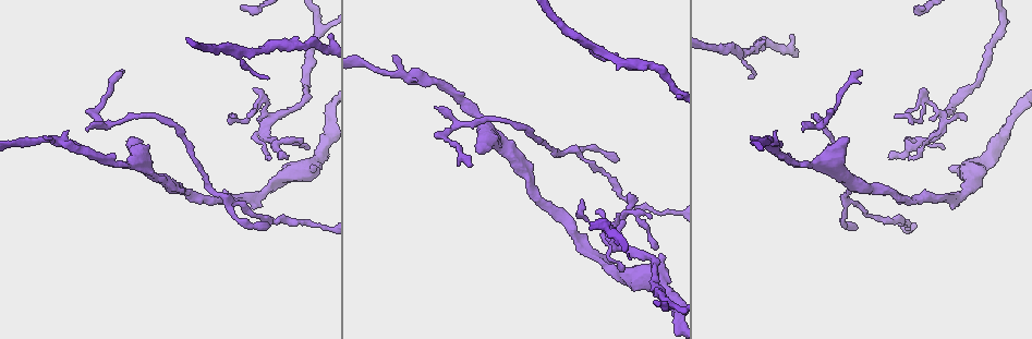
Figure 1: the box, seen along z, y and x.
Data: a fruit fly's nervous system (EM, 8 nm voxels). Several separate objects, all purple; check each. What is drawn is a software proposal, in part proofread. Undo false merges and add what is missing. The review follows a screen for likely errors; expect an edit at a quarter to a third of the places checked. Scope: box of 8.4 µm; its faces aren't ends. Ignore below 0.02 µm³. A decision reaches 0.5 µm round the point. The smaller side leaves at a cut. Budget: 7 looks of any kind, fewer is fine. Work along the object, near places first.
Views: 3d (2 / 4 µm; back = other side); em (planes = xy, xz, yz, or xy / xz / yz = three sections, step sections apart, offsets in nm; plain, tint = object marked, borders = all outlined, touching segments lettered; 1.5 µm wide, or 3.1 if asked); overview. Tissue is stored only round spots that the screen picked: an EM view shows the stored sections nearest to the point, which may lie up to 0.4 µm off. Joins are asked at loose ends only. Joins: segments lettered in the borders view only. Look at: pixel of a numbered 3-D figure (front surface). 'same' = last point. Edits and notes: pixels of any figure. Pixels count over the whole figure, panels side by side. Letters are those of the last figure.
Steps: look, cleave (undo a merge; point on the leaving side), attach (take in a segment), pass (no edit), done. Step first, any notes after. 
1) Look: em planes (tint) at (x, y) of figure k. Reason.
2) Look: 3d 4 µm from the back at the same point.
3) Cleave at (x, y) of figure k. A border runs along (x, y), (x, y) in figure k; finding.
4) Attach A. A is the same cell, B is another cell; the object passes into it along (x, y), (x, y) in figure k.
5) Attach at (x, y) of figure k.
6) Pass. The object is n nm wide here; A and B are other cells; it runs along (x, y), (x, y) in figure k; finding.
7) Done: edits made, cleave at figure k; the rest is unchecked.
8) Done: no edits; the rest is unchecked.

Look: 3d 4 µm at (750, 136) of figure 1. Branch stops here.

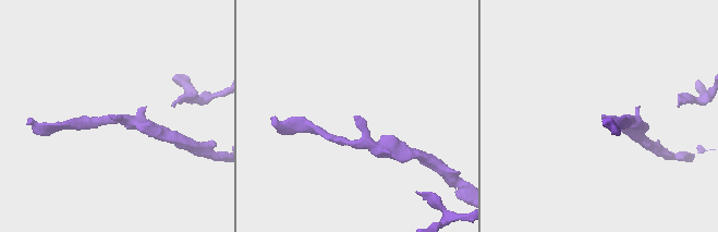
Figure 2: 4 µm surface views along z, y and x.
Look: em planes (plain) at (355, 117) of figure 2.

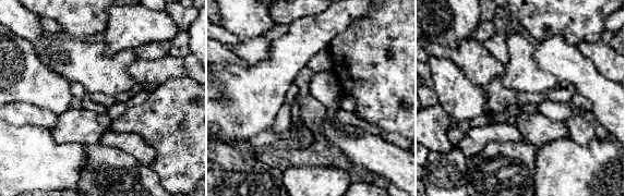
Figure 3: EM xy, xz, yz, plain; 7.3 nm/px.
Look: em planes (borders) at the same point.

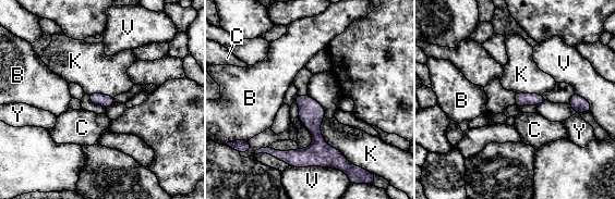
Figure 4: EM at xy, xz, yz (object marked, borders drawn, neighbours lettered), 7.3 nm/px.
Pass. B, C, K, V and Y are other cells; it runs along (299, 98), (316, 134), (303, 164) in figure 4; no lettered segment goes on from it.

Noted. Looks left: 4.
Look: em planes (borders) at (620, 246) of figure 1. Branch point.

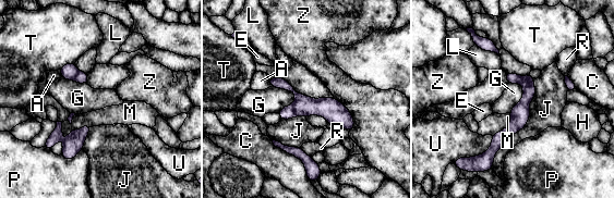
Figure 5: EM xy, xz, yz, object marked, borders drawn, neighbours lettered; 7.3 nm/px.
Pass. The object is 140 nm wide here; A, C, E, G, H, J, L, M, P, R, T, U and Z are other cells; a border runs along (271, 86), (289, 90), (295, 102) in figure 5; all the same neuron.

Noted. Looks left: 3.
Look: em yz step 4 (borders) at (471, 162) of figure 1. Thin end.

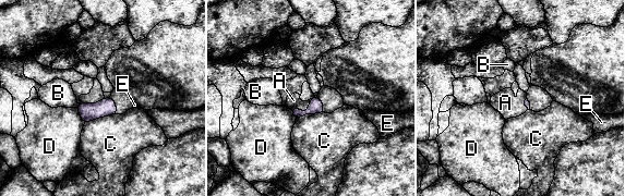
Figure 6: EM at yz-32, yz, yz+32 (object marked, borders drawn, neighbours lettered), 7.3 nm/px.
Look: em planes (borders) at the same point.

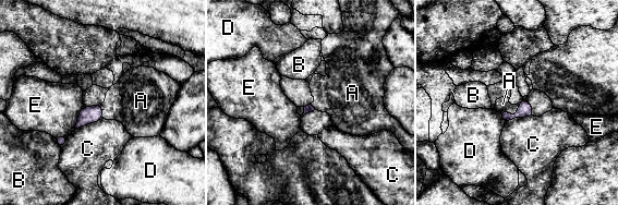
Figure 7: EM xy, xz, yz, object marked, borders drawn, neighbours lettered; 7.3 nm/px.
Attach A. A is the same cell, B, C, D and E are other cells; it goes on there.

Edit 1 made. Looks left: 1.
Done: edits made, attach at figure 7; the rest is unchecked.

